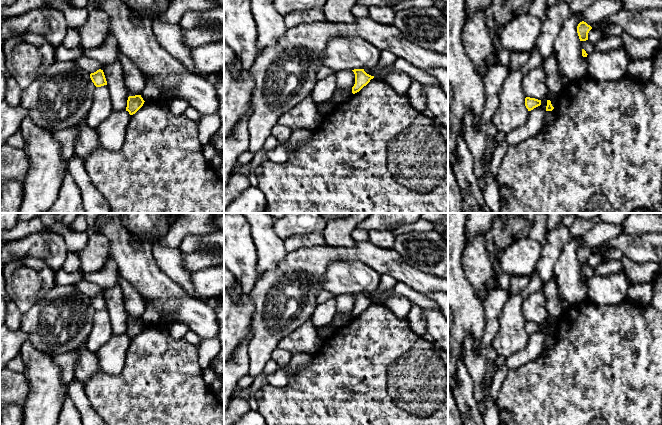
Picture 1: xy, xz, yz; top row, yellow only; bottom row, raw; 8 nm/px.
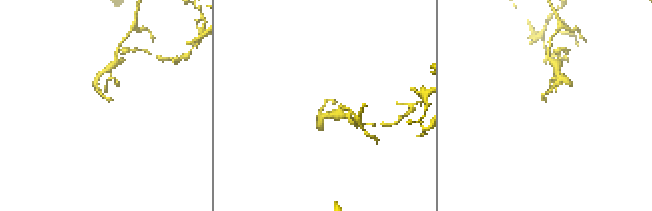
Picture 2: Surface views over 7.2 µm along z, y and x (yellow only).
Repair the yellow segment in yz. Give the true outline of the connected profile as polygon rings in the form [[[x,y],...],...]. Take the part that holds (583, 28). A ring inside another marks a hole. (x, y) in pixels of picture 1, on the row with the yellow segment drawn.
[[[582,21],[578,24],[577,33],[578,33],[580,41],[588,40],[588,33],[591,29],[592,29],[592,27],[584,21]]]

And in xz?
[[[354,69],[352,71],[355,74],[355,84],[352,87],[352,93],[355,94],[366,86],[374,76],[367,74],[364,69]]]

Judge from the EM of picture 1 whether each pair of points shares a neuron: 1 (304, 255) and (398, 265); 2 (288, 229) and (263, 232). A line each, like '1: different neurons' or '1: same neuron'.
1: same neuron
2: different neurons

